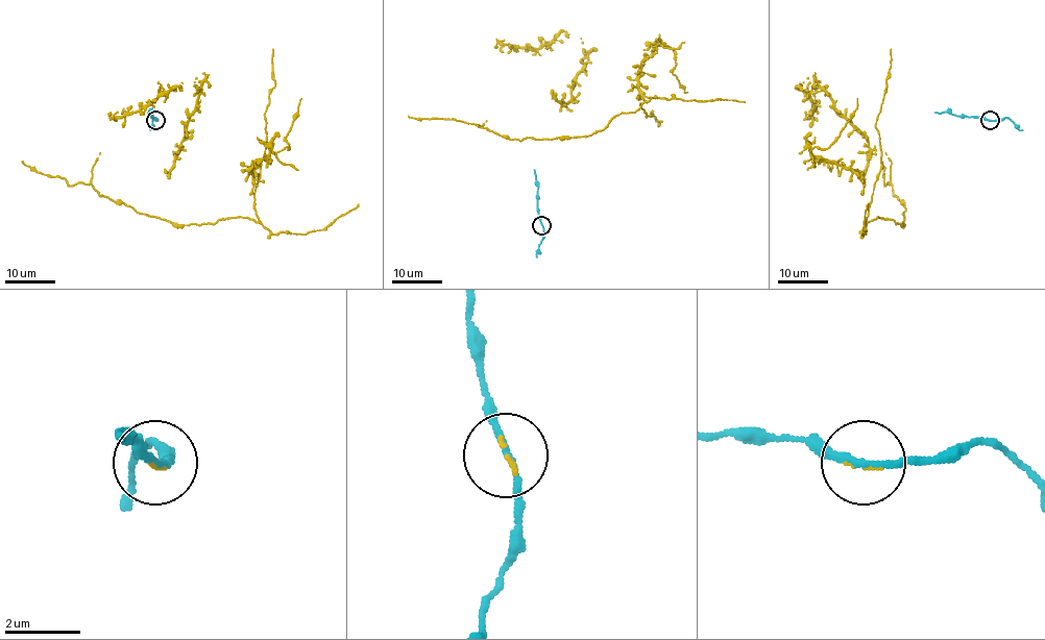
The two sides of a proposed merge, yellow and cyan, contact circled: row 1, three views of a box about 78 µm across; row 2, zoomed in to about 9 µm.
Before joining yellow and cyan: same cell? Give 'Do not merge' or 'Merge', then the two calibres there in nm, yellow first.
Merge. Thickness 60 nm (yellow) against 160 nm

